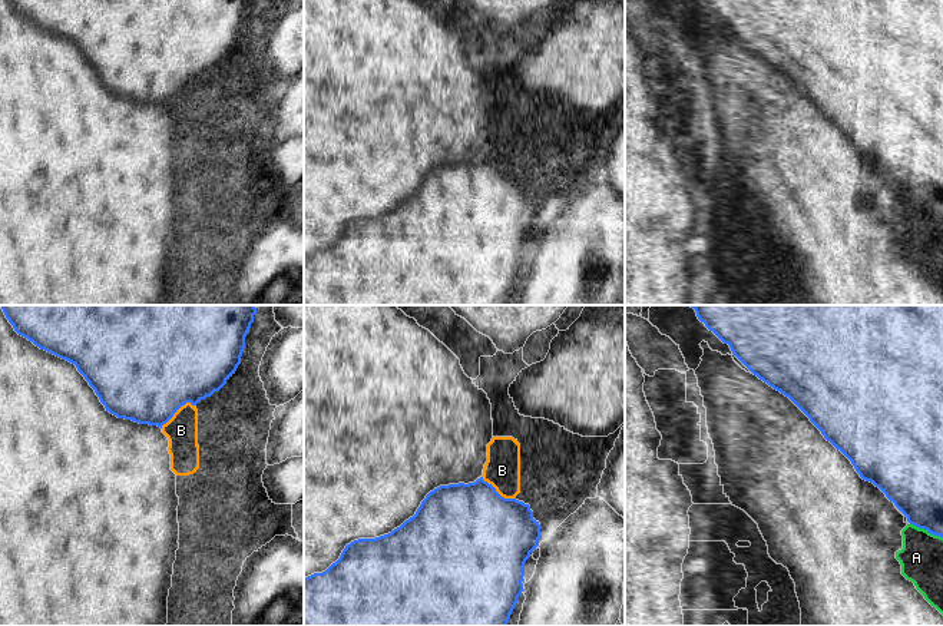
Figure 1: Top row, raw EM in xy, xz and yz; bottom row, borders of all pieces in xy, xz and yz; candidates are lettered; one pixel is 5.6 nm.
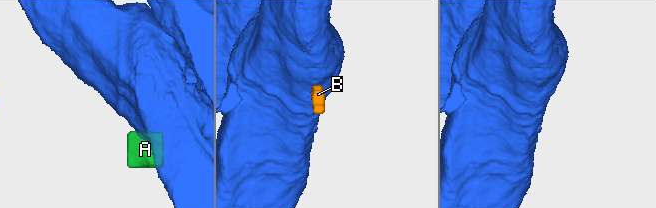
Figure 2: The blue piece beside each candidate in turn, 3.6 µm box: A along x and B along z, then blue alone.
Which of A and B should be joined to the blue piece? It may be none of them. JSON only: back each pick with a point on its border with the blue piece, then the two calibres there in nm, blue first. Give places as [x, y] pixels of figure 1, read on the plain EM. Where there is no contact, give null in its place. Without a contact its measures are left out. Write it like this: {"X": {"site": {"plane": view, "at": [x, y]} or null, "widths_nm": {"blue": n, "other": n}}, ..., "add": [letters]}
{"add": []}

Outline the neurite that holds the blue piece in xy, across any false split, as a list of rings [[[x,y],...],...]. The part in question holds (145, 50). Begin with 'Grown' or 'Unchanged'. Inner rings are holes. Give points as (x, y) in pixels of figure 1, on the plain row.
Unchanged. [[[254,0],[9,1],[40,29],[75,43],[106,90],[162,107],[182,85],[196,85],[235,53]]]

